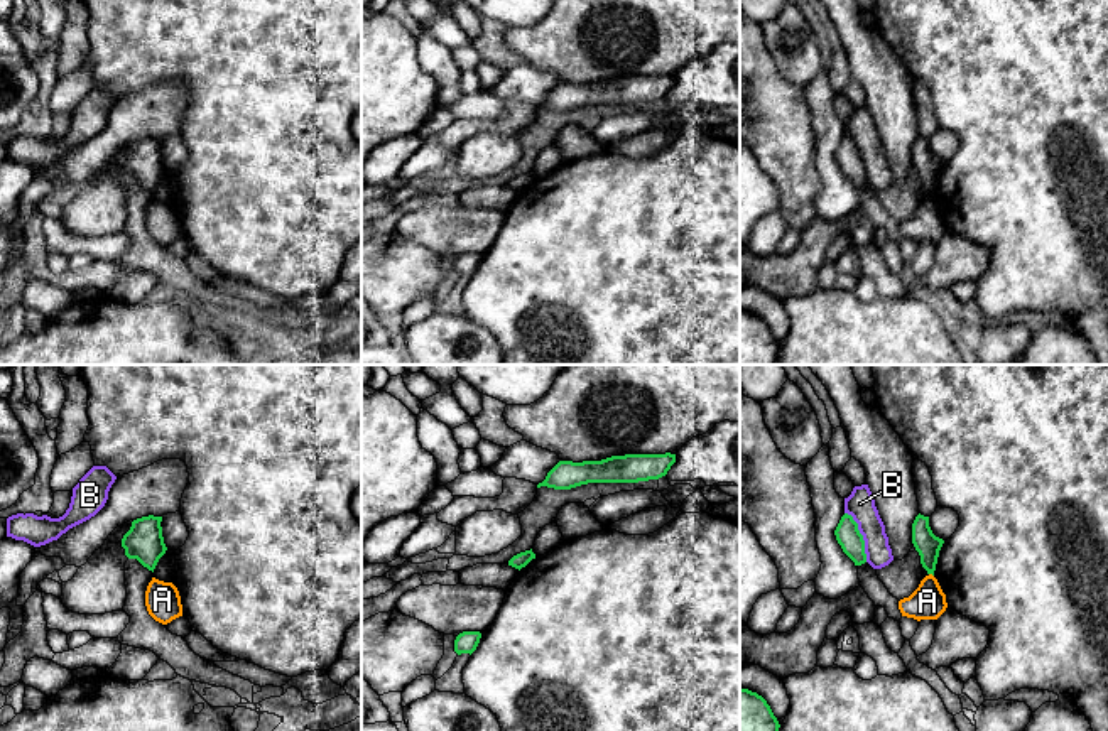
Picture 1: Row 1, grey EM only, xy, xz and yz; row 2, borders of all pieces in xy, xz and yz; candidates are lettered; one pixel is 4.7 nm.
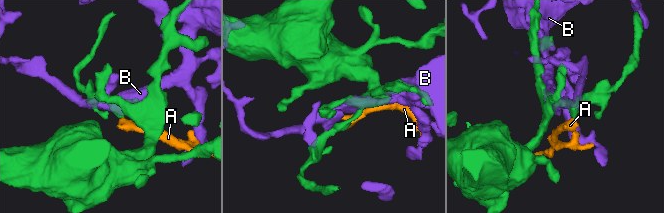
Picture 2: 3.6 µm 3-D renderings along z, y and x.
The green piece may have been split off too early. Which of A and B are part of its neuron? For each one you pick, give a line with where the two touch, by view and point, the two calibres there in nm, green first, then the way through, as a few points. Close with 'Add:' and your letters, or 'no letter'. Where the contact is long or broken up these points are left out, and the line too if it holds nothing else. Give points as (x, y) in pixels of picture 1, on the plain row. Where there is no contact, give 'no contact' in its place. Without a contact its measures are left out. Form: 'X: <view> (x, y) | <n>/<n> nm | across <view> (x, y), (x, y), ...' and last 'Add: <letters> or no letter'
Add: no letter

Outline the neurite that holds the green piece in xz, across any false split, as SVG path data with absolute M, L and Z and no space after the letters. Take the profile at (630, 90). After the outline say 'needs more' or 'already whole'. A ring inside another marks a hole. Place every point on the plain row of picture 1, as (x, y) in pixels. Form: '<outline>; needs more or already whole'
M625 76L601 83L559 83L537 106L554 111L571 111L588 105L638 105L659 101L676 84L676 76Z; already whole

